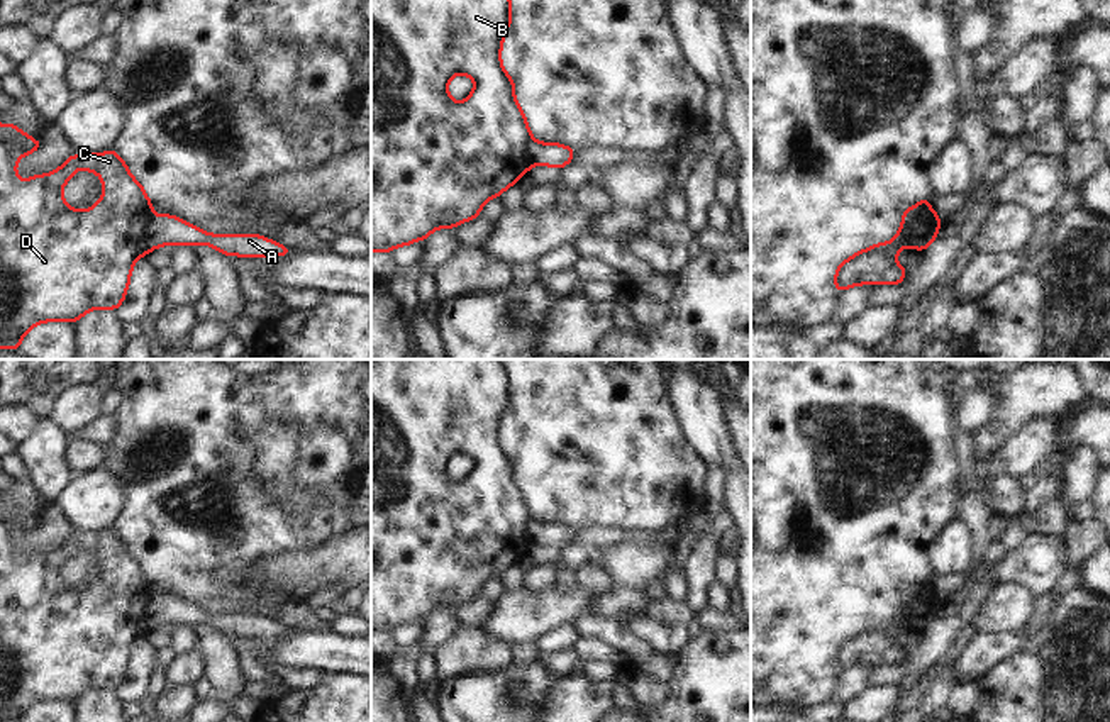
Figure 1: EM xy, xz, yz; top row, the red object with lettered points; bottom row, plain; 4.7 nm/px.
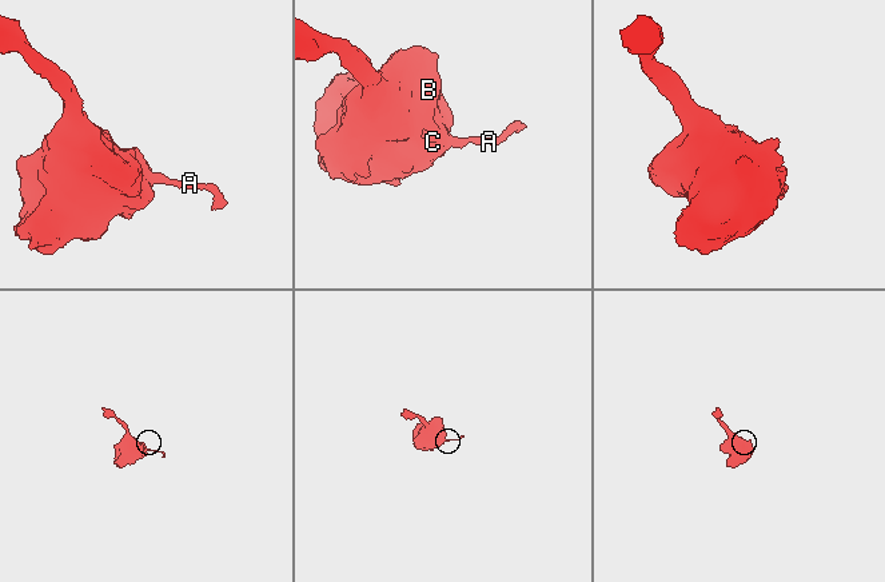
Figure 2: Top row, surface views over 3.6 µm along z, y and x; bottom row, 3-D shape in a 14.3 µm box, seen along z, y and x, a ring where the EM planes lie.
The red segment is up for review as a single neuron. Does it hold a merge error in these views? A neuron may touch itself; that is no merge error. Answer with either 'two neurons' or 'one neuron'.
two neurons

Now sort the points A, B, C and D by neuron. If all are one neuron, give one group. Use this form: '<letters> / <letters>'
A / B C D

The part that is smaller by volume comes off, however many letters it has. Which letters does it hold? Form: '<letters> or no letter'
A

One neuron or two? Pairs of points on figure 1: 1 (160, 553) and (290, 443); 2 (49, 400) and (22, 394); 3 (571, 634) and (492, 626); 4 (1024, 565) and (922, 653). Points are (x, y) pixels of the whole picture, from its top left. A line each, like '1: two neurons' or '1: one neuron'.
1: two neurons
2: one neuron
3: two neurons
4: one neuron

